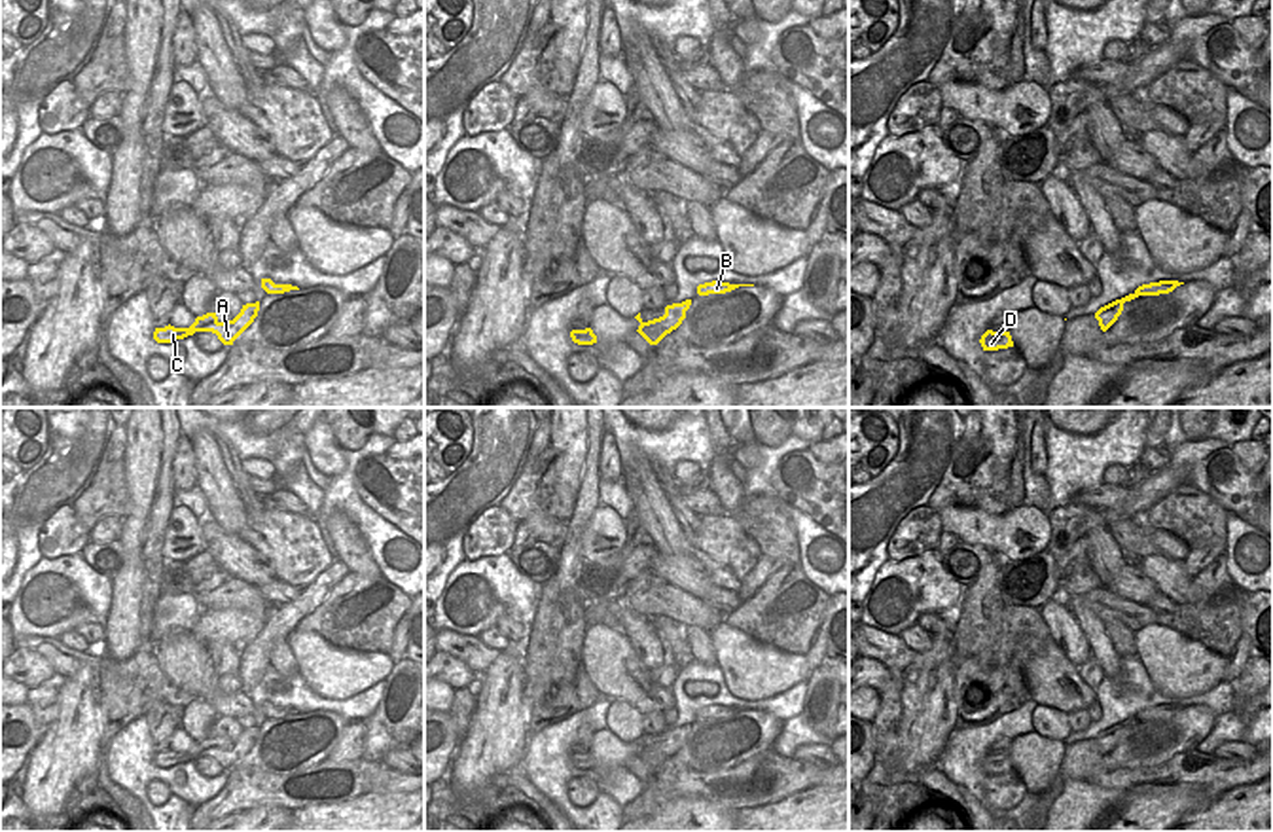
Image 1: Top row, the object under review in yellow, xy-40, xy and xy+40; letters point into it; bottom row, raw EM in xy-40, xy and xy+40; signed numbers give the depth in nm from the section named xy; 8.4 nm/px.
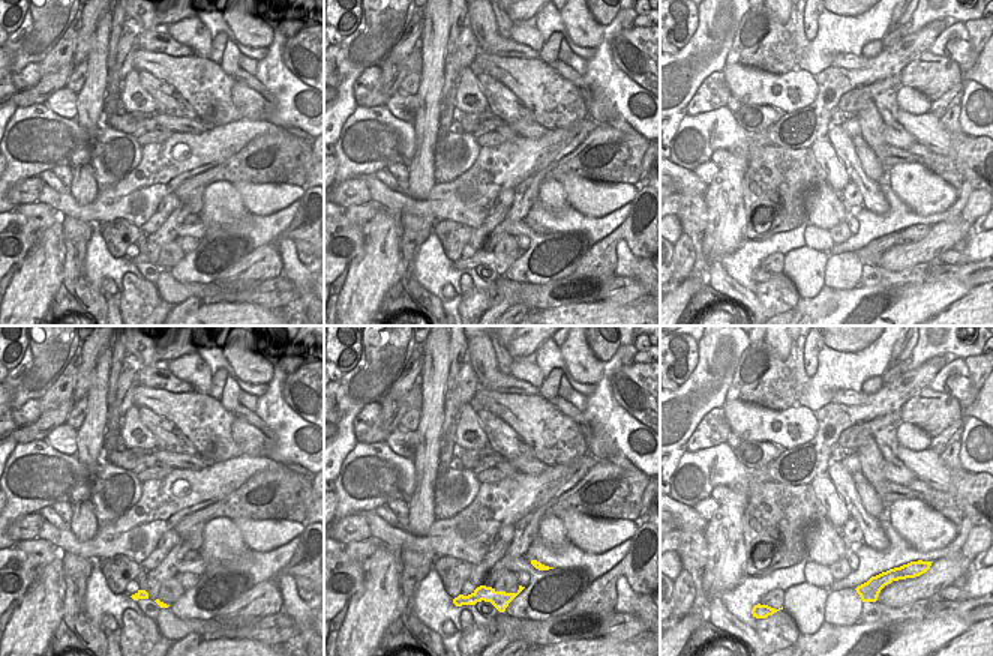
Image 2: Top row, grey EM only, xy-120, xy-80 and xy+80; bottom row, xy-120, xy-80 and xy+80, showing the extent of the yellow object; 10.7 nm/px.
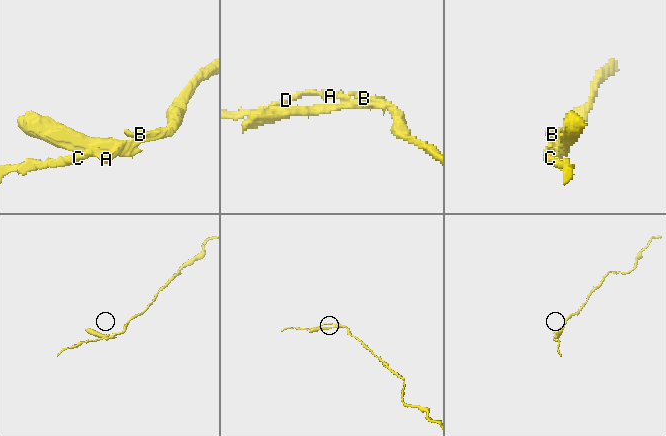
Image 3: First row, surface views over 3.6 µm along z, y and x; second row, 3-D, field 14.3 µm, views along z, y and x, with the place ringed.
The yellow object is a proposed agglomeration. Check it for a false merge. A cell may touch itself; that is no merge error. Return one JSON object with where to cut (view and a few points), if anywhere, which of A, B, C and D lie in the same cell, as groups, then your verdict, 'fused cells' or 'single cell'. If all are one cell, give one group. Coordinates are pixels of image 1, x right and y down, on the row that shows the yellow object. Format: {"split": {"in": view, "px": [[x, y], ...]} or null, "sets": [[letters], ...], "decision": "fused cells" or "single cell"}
{"split": {"in": "xy+40", "px": [[1122, 304], [1109, 311], [1099, 311]]}, "sets": [["A", "C", "D"], ["B"]], "decision": "fused cells"}

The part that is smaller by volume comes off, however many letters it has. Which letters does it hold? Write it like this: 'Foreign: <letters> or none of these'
Foreign: A, C, D

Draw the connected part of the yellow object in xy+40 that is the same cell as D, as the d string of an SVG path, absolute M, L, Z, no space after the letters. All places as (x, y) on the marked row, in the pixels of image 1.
M987 330L981 339L979 339L983 351L998 351L998 349L1008 349L1013 347L1010 332L993 332Z

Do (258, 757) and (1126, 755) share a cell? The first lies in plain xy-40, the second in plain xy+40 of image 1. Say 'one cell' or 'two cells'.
one cell

